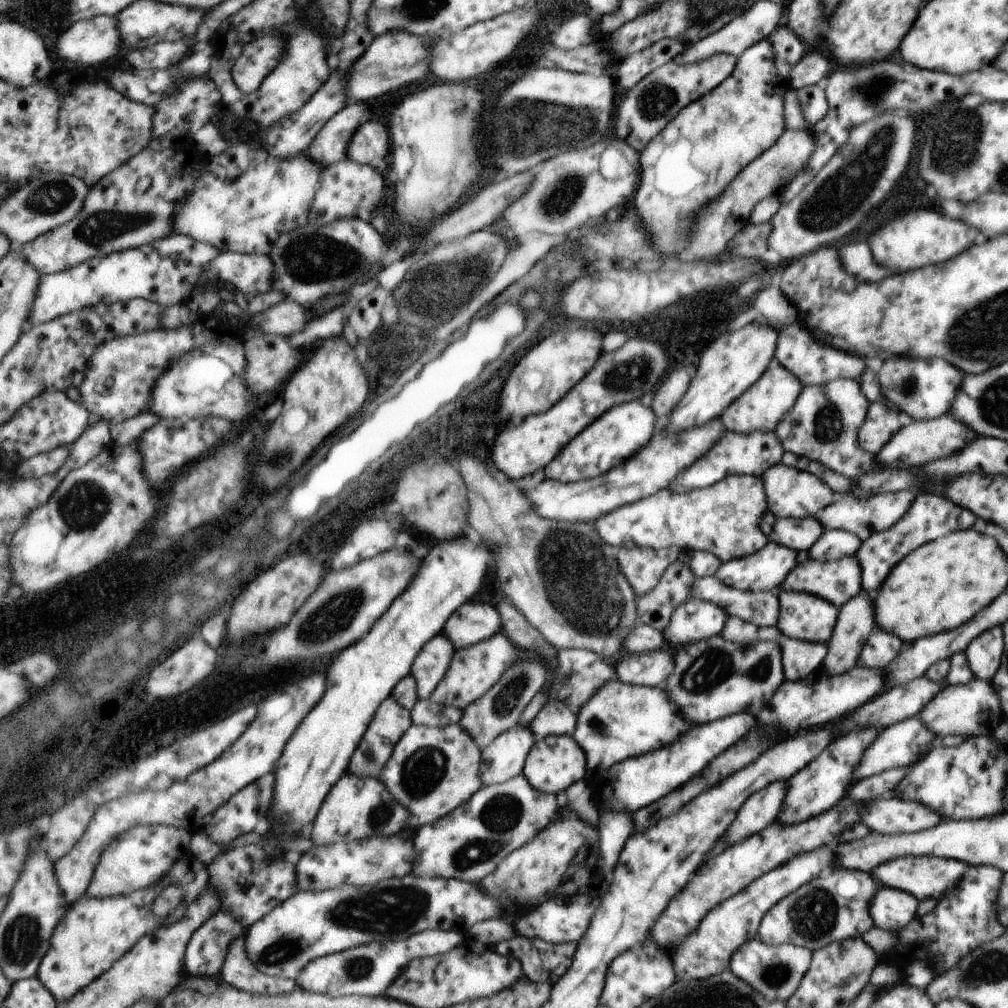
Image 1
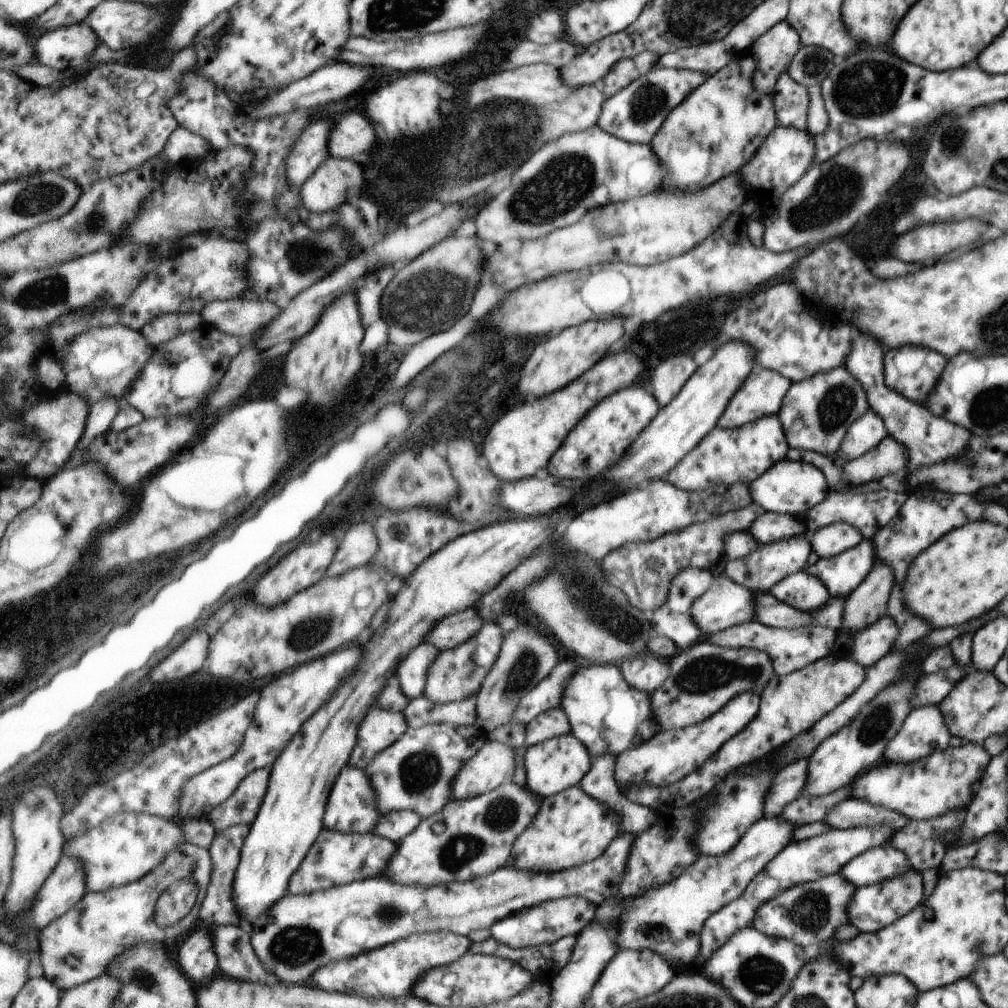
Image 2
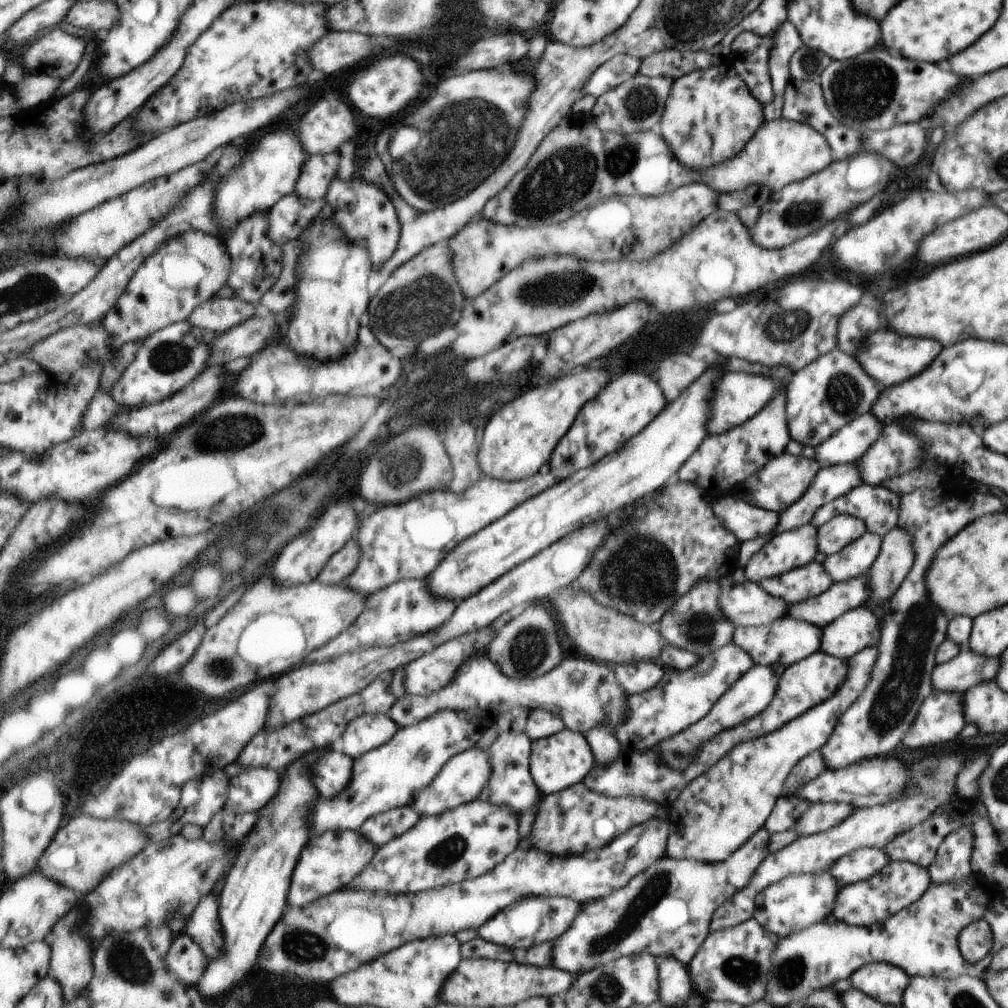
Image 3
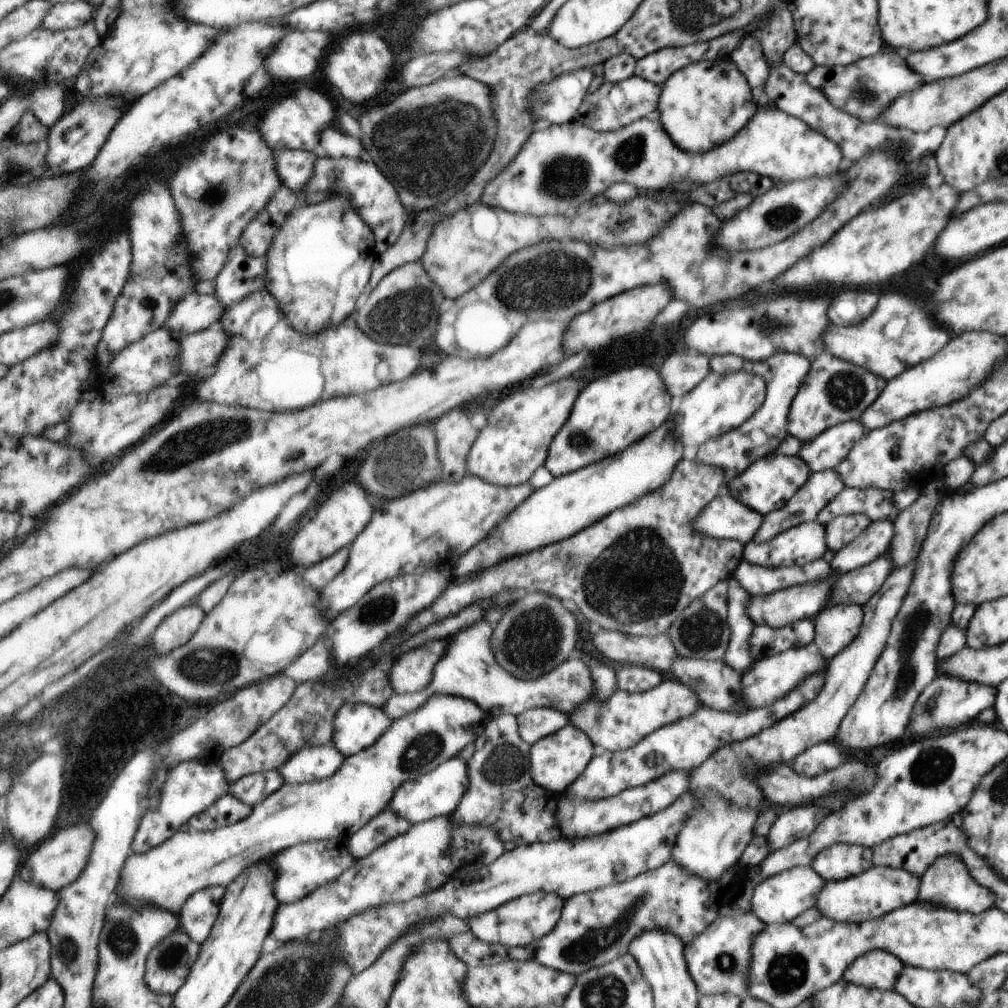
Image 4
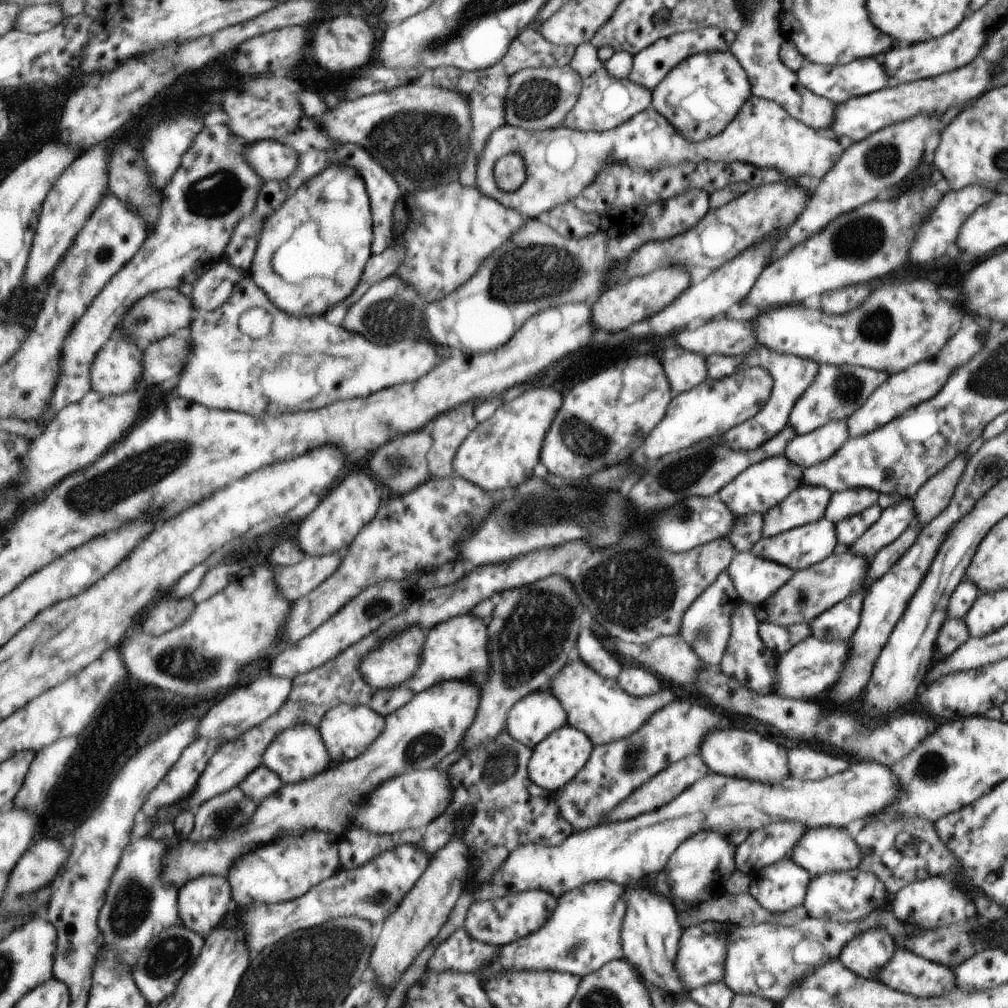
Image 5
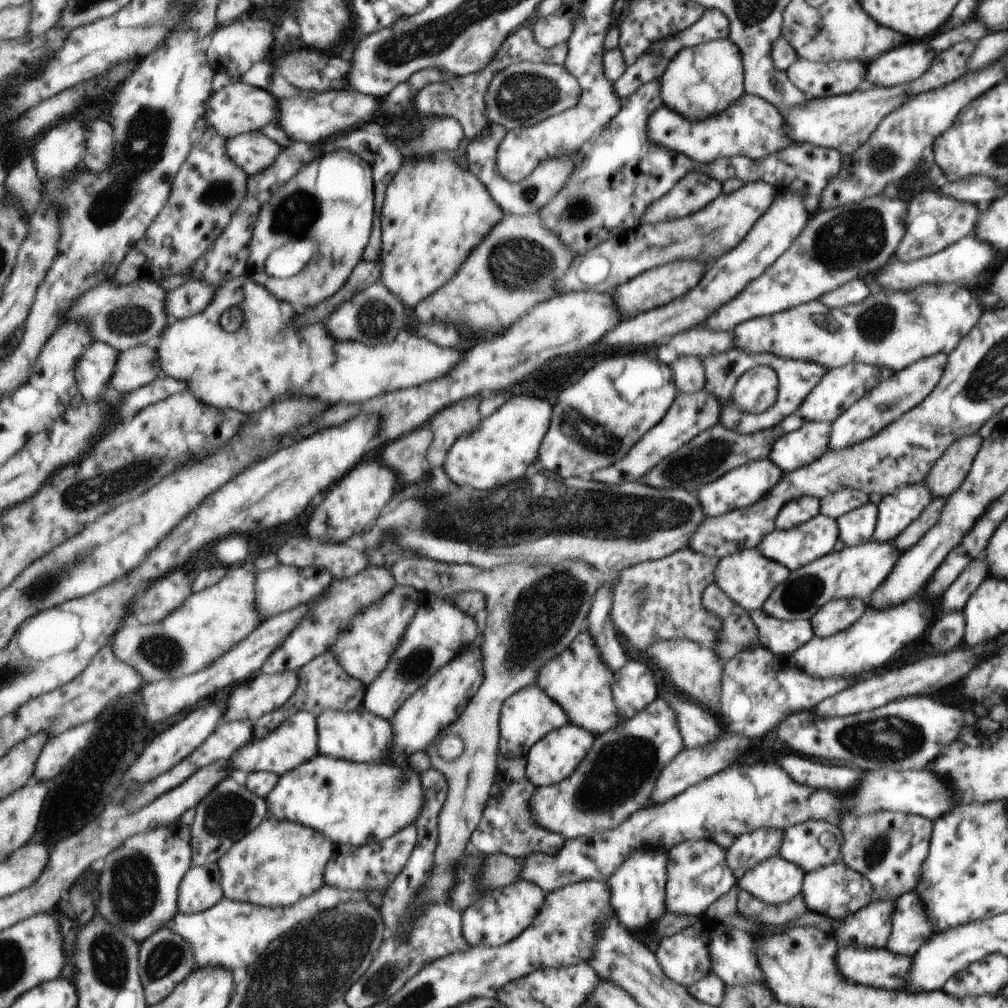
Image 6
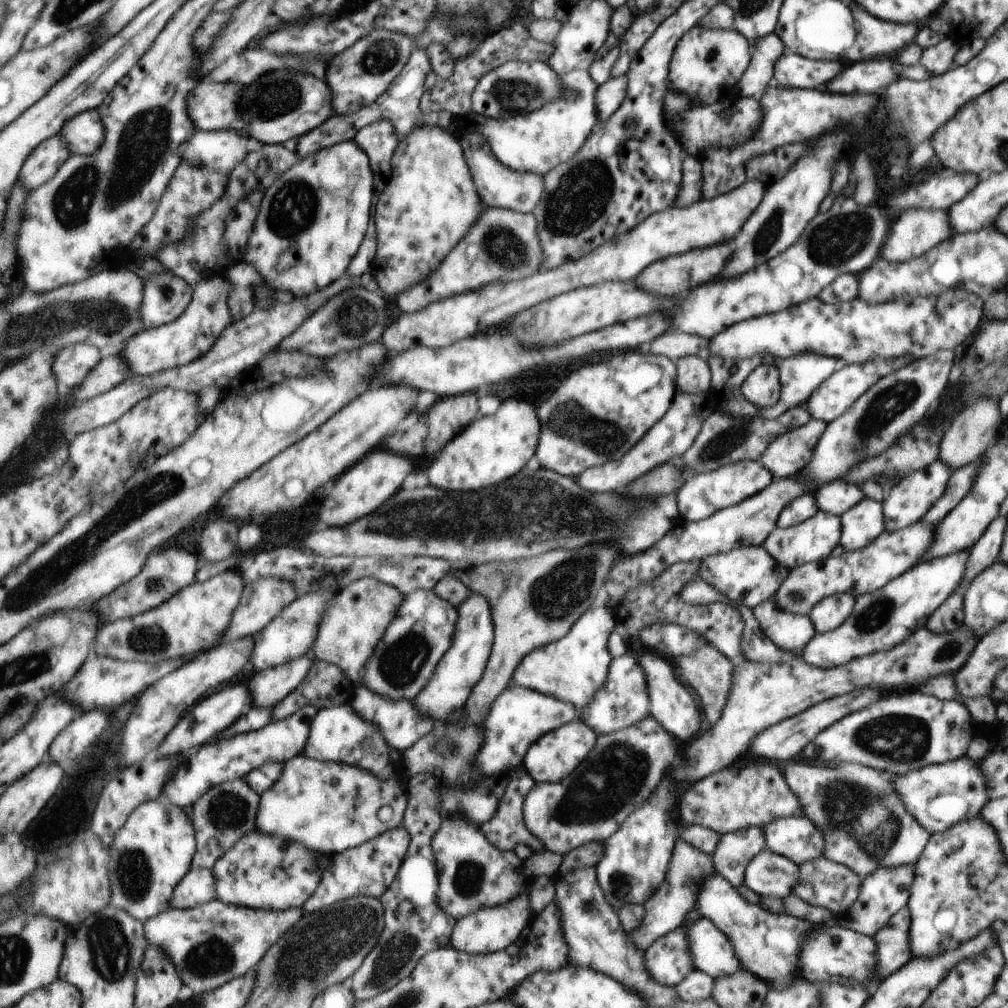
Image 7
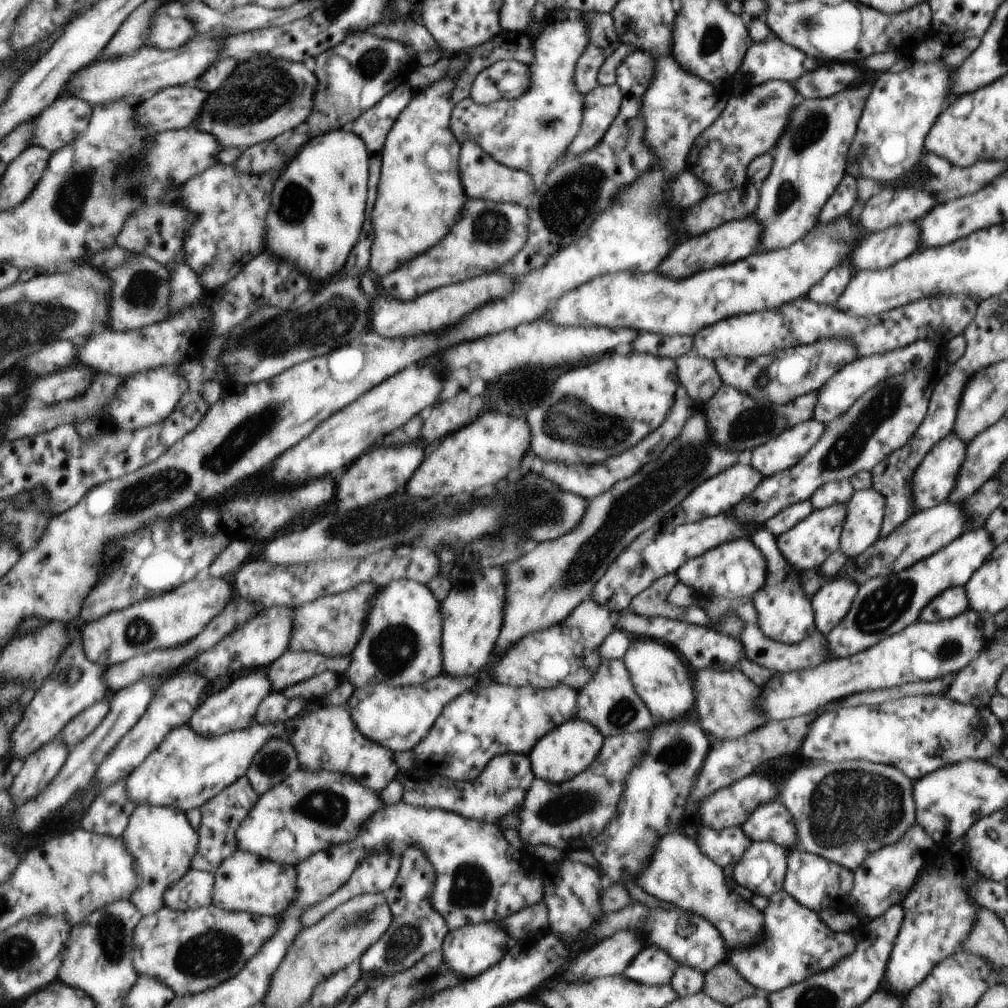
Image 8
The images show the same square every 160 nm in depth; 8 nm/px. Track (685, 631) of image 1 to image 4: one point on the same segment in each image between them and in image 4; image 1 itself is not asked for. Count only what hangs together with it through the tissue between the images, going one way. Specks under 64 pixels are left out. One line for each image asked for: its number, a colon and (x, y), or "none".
2: (726, 604)
3: (744, 604)
4: (803, 602)

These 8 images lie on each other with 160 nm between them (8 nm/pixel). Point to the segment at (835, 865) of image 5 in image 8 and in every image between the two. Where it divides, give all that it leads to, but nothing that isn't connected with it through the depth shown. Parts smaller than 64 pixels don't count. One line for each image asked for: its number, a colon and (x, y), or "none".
6: (811, 845)
7: (794, 837)
8: (772, 822)

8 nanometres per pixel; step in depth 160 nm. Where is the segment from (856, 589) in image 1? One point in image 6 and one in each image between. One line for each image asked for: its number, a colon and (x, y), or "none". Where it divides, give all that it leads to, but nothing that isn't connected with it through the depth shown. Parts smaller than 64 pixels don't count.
2: (842, 574)
3: (855, 560)
4: (876, 539)
5: (894, 520)
6: (895, 511)

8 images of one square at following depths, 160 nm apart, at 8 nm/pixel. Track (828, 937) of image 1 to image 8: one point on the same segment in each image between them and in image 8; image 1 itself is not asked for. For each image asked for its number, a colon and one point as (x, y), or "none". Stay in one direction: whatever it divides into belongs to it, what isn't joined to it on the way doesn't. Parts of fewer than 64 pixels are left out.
2: (807, 914)
3: (797, 901)
4: (781, 898)
5: (777, 888)
6: (775, 881)
7: (768, 874)
8: (761, 870)

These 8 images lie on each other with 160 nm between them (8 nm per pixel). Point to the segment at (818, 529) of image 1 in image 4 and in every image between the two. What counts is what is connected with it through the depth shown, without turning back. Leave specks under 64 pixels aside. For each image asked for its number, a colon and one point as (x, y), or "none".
2: (769, 527)
3: (745, 521)
4: (724, 517)

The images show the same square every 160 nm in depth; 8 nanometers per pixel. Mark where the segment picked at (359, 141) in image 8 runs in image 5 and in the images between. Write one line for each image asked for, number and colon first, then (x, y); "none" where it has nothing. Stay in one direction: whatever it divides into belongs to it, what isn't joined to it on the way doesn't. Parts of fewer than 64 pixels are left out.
5: (335, 205)
6: (332, 201)
7: (323, 204)

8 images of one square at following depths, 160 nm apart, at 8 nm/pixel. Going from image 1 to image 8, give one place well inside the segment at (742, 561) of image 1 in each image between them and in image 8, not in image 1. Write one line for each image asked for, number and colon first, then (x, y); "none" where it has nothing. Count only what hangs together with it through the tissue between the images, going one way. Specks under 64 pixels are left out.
2: (769, 563)
3: (791, 549)
4: (800, 545)
5: (800, 547)
6: (797, 546)
7: (812, 540)
8: (808, 543)

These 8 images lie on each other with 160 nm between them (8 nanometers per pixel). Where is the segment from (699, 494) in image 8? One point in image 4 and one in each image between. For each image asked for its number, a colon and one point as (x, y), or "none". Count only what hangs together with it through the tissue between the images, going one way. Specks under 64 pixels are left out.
4: (767, 485)
5: (763, 485)
6: (745, 485)
7: (700, 496)

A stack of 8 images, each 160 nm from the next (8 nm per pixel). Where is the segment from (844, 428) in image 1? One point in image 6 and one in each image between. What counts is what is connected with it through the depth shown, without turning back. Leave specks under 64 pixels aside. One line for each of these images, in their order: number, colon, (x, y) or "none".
2: (817, 411)
3: (832, 390)
4: (836, 391)
5: (840, 390)
6: (842, 386)

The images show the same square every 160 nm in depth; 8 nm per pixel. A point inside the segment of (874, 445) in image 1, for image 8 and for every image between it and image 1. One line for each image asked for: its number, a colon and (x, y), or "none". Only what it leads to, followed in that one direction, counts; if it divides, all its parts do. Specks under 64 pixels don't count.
2: (869, 430)
3: (849, 444)
4: (824, 452)
5: (805, 450)
6: (806, 444)
7: (787, 454)
8: (784, 450)

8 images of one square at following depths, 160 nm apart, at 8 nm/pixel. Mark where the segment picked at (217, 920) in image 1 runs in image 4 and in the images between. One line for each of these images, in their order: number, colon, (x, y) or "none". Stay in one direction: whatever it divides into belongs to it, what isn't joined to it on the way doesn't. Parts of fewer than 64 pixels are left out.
2: (197, 957)
3: (186, 961)
4: (170, 963)

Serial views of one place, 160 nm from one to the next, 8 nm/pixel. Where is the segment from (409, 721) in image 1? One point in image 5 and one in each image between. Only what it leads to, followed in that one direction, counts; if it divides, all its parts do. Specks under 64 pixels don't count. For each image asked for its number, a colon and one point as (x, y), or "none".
2: (381, 728)
3: (370, 731)
4: (358, 727)
5: (349, 730)

